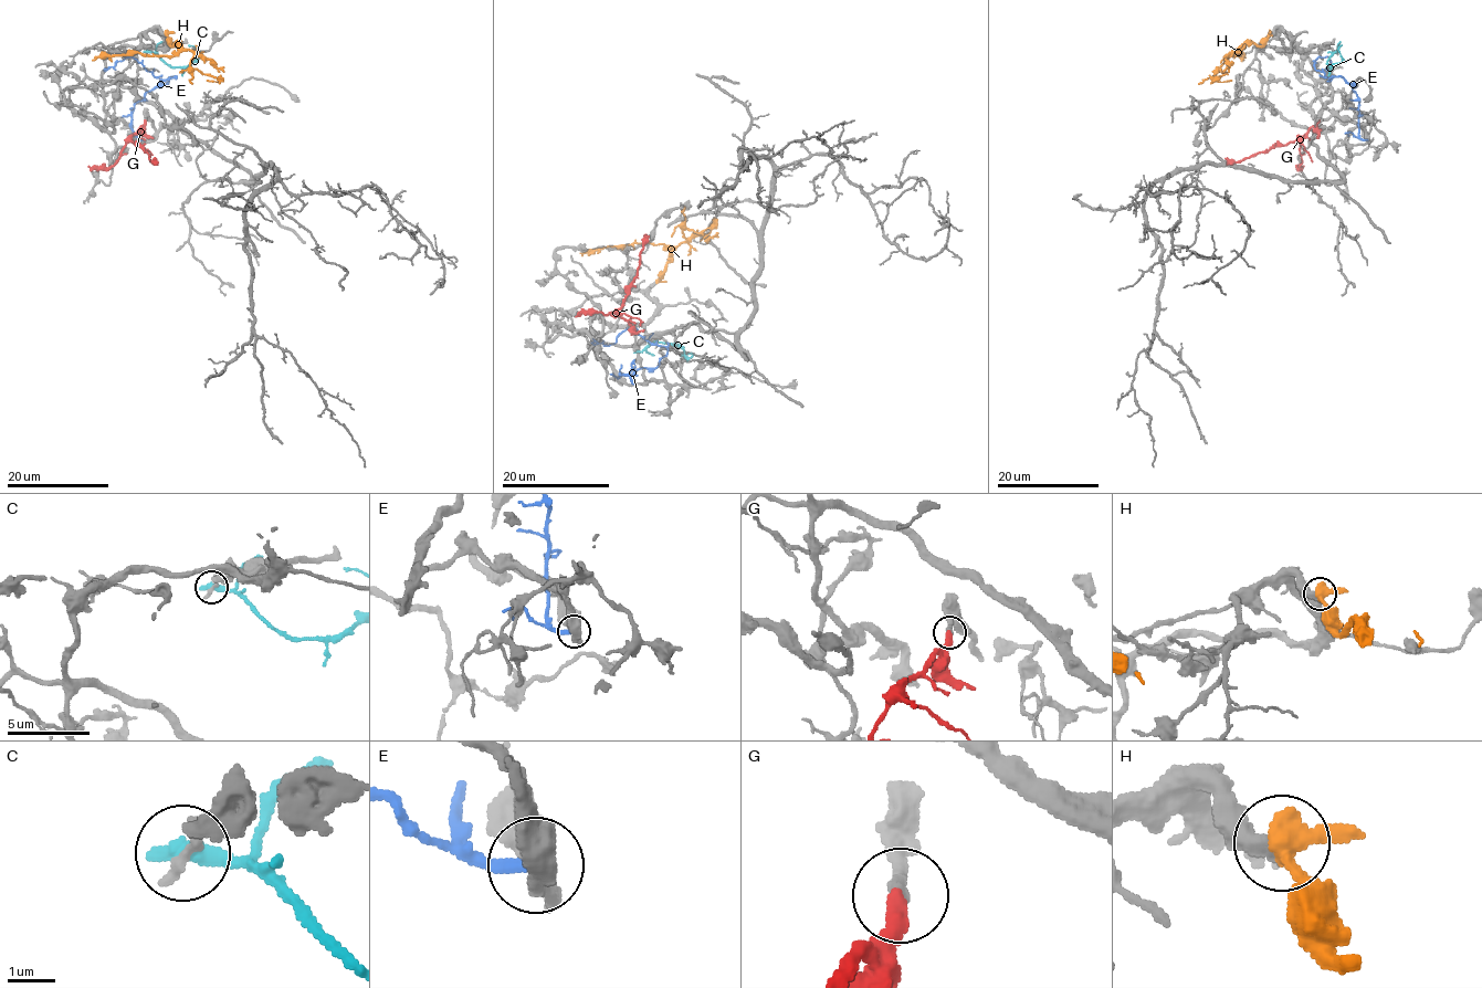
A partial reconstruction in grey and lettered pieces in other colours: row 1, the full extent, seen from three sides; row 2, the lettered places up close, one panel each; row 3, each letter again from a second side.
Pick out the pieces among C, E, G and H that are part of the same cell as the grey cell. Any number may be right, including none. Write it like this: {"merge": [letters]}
{"merge": ["G", "H"]}

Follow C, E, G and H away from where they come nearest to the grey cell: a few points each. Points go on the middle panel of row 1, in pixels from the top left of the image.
C: (638, 350), (644, 350), (654, 342), (676, 344), (683, 354), (690, 357), (693, 355), (681, 354)
E: (632, 382), (621, 375), (655, 368), (668, 349), (633, 328), (611, 345), (591, 343)
G: (636, 333), (620, 316), (620, 309), (629, 285), (637, 274), (645, 234)
H: (657, 282), (664, 272), (670, 253), (662, 244), (644, 242), (580, 253)

